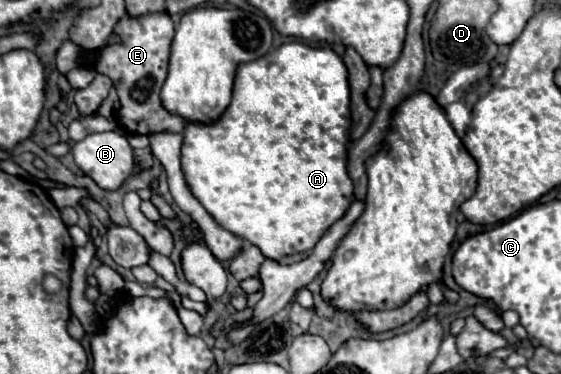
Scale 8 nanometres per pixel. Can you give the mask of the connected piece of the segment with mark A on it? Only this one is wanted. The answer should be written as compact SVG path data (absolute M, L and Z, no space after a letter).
M288 42L280 48L268 52L266 56L238 64L236 80L234 80L234 94L232 102L224 110L224 114L216 122L188 122L184 126L184 142L180 148L180 164L184 172L184 182L188 190L198 198L198 202L206 208L206 212L216 220L218 226L224 230L248 240L250 244L258 246L266 258L280 260L288 254L298 254L312 250L316 242L326 234L326 230L344 216L348 206L352 204L352 180L346 174L346 148L348 148L348 130L350 130L350 90L348 90L348 70L340 56L332 48L312 48L300 42Z

